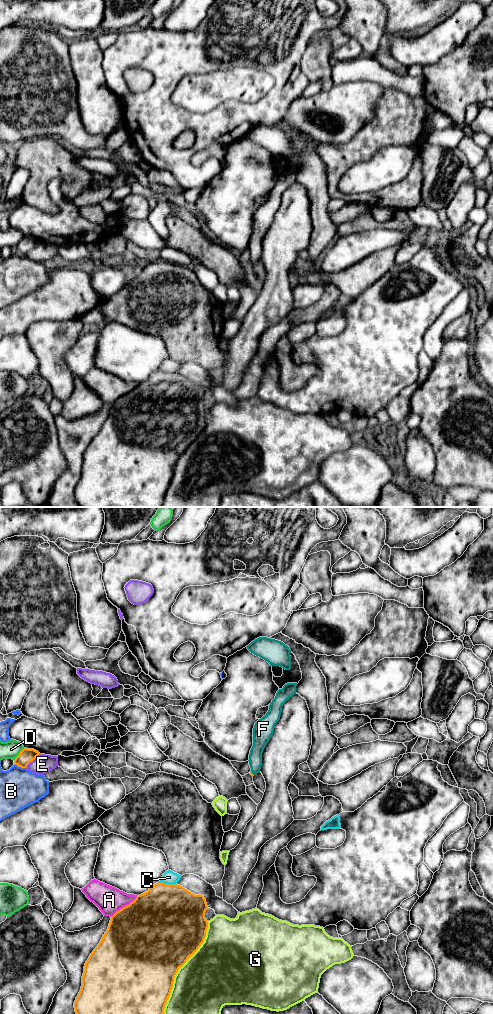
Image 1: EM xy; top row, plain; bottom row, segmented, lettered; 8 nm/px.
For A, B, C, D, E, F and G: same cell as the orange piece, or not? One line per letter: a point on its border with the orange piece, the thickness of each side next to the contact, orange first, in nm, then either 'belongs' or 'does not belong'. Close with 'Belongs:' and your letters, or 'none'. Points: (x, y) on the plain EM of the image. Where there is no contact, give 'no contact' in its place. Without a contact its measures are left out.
A: meets orange in xy at (123, 395); 500 nm thick on the orange side, 220 nm on the other; does not belong
B: meets orange in xy at (20, 254); 120 nm thick on the orange side, 320 nm on the other; does not belong
C: meets orange in xy at (167, 372); 500 nm thick on the orange side, 110 nm on the other; does not belong
D: meets orange in xy at (19, 242); 120 nm thick on the orange side, 140 nm on the other; does not belong
E: meets orange in xy at (32, 248); 120 nm thick on the orange side, 150 nm on the other; does not belong
F: meets orange in xy at (251, 261); 20 nm thick on the orange side, 110 nm on the other; belongs
G: meets orange in xy at (178, 457); 500 nm thick on the orange side, 460 nm on the other; does not belong
Belongs: F

